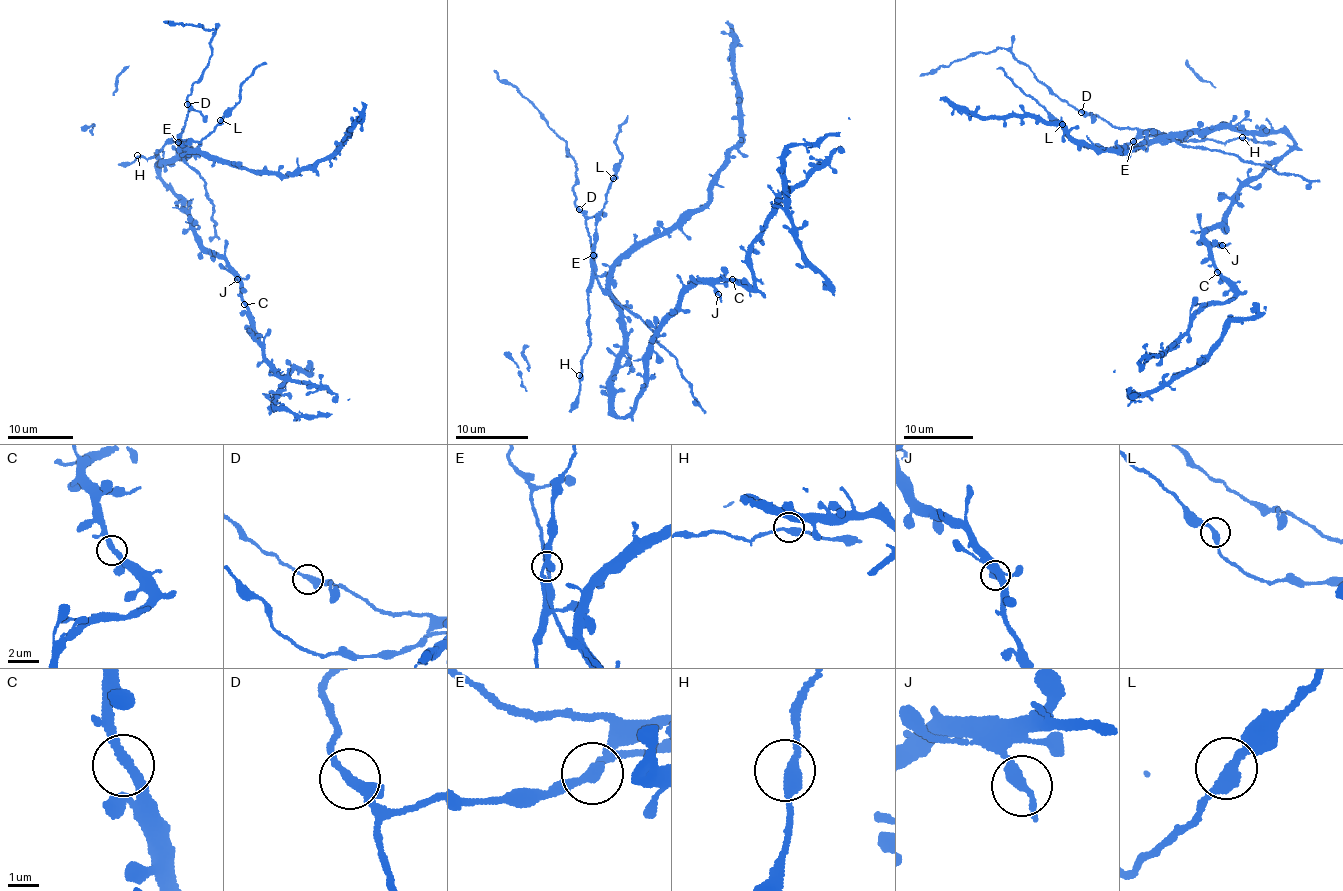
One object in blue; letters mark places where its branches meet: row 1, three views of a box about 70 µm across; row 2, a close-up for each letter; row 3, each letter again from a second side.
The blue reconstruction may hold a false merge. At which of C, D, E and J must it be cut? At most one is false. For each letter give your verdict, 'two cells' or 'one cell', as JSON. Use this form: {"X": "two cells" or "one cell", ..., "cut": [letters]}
{"C": "one cell", "D": "one cell", "E": "two cells", "J": "one cell", "cut": ["E"]}

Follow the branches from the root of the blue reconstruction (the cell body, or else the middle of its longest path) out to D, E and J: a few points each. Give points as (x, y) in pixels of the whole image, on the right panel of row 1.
D: (1285, 153), (1294, 141), (1284, 132), (1210, 126), (1168, 136), (1153, 130), (1111, 126), (1081, 112)
E: (1285, 153), (1294, 141), (1284, 132), (1224, 127), (1168, 136), (1152, 132), (1133, 142)
J: (1285, 153), (1241, 189), (1227, 217), (1203, 235), (1214, 244), (1222, 245)

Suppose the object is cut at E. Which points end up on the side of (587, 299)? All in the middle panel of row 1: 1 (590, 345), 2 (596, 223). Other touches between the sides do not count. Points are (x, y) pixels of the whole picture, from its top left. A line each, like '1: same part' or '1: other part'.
1: same part
2: same part

